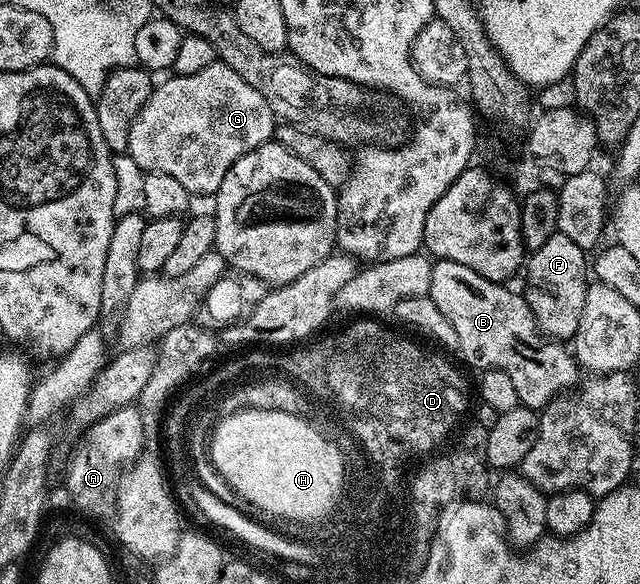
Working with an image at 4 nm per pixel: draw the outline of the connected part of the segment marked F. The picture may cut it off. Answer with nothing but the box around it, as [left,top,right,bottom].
[524,234,588,341]

